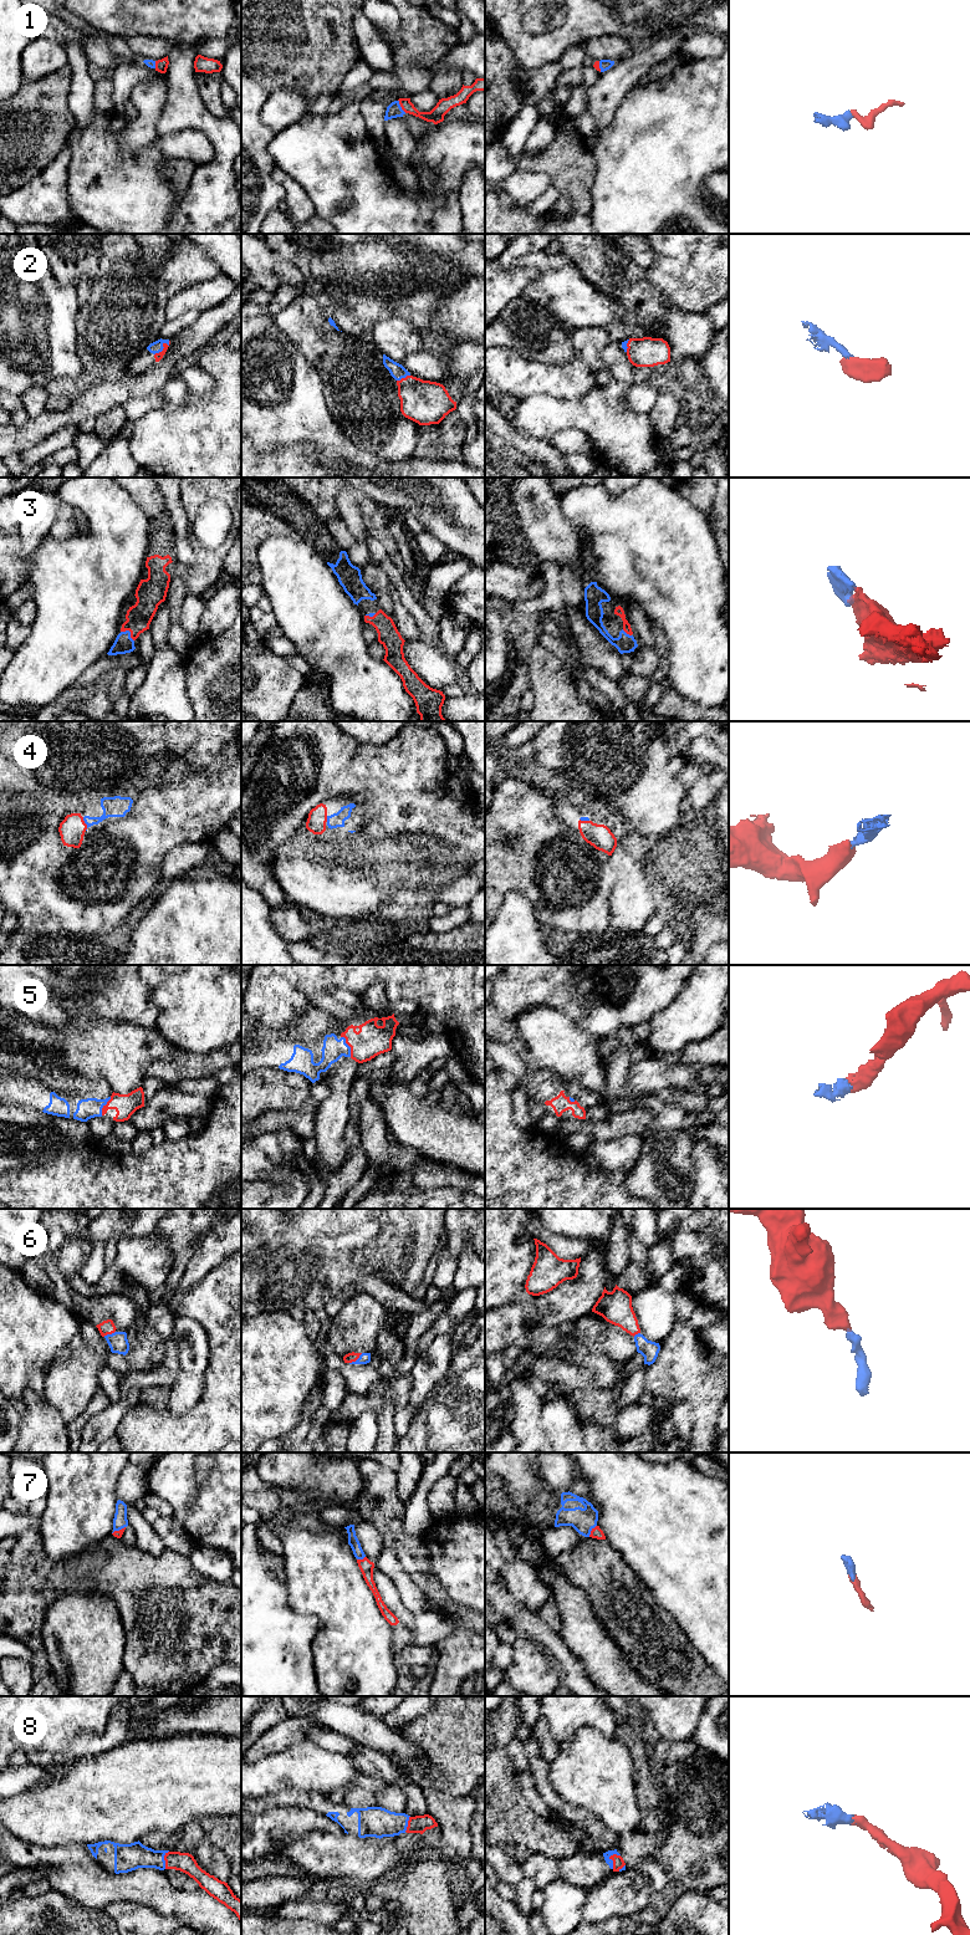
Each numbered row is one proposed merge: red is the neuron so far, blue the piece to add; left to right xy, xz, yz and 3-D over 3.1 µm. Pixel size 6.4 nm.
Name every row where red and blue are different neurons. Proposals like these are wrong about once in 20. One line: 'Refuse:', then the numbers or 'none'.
Refuse: none

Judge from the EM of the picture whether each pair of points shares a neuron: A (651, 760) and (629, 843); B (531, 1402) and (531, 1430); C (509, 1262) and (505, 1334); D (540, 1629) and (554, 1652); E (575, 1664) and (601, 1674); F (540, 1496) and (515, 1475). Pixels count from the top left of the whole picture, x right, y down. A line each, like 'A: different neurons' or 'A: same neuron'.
A: different neurons
B: same neuron
C: different neurons
D: same neuron
E: different neurons
F: same neuron

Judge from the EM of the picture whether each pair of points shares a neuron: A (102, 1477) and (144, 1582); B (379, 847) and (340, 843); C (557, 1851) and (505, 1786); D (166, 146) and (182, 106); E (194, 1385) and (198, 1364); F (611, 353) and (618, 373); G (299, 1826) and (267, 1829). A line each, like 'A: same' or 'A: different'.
A: different
B: same
C: same
D: different
E: different
F: same
G: same

